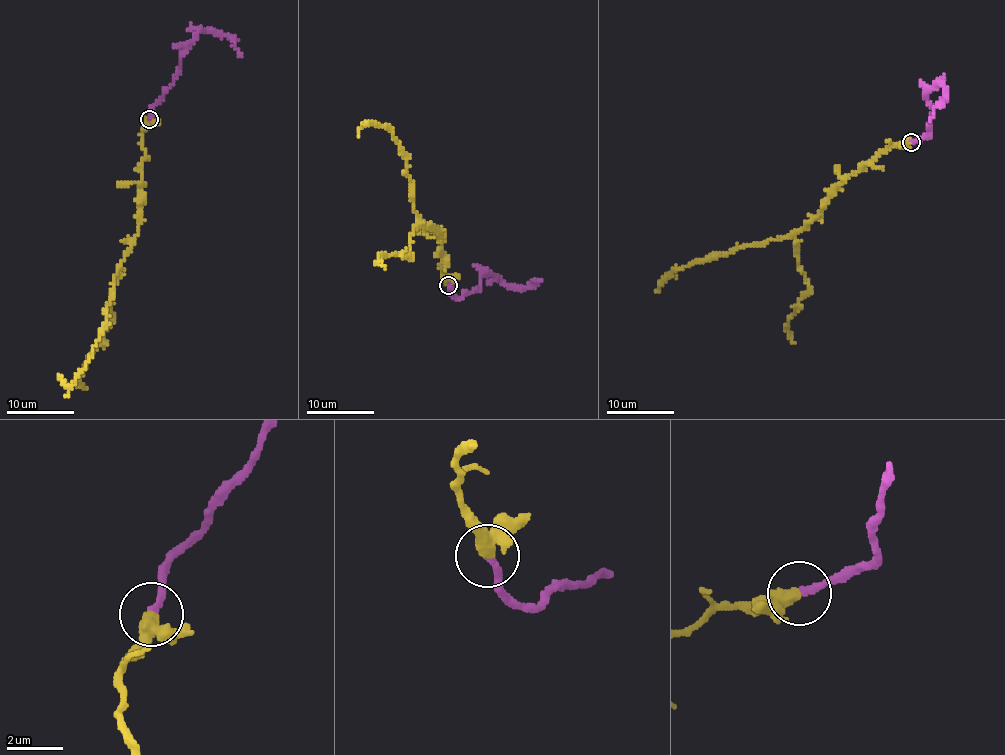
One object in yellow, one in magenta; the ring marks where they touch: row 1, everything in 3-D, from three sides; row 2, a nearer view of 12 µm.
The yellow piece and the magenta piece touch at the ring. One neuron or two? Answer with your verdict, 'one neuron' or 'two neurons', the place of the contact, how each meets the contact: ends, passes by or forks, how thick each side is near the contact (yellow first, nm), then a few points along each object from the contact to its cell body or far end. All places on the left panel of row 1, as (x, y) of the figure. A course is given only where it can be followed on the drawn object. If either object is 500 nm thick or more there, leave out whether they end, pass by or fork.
one neuron; at (149, 119); 500 nm thick on the yellow side, 240 nm on the other; yellow runs (148, 119), (141, 134), (139, 233), (115, 274), (107, 320), (88, 362), (66, 385), (59, 380); magenta runs (148, 118), (172, 82), (181, 54), (200, 32), (225, 34), (234, 41), (239, 57)

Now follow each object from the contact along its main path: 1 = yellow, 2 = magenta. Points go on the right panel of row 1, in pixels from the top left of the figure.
1: (911, 142), (889, 146), (862, 166), (802, 229), (699, 261), (662, 282), (668, 274), (677, 280)
2: (911, 140), (930, 133), (933, 110), (926, 91), (938, 84), (944, 92), (944, 99), (936, 105), (929, 121)

